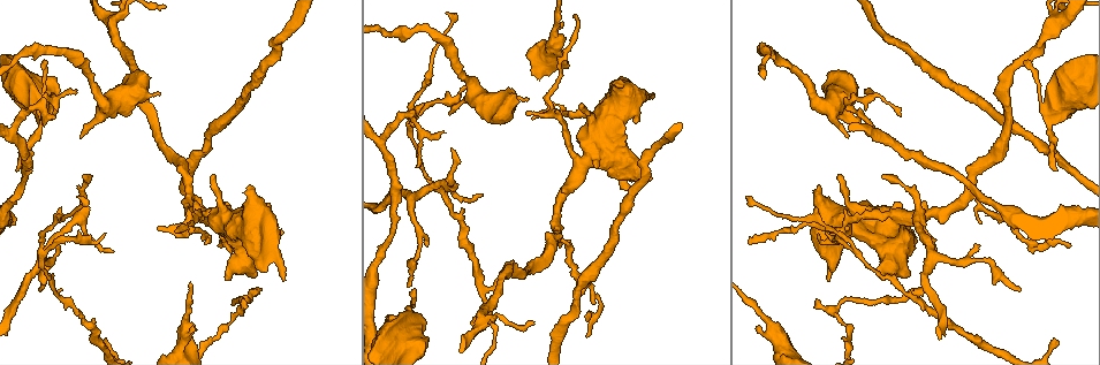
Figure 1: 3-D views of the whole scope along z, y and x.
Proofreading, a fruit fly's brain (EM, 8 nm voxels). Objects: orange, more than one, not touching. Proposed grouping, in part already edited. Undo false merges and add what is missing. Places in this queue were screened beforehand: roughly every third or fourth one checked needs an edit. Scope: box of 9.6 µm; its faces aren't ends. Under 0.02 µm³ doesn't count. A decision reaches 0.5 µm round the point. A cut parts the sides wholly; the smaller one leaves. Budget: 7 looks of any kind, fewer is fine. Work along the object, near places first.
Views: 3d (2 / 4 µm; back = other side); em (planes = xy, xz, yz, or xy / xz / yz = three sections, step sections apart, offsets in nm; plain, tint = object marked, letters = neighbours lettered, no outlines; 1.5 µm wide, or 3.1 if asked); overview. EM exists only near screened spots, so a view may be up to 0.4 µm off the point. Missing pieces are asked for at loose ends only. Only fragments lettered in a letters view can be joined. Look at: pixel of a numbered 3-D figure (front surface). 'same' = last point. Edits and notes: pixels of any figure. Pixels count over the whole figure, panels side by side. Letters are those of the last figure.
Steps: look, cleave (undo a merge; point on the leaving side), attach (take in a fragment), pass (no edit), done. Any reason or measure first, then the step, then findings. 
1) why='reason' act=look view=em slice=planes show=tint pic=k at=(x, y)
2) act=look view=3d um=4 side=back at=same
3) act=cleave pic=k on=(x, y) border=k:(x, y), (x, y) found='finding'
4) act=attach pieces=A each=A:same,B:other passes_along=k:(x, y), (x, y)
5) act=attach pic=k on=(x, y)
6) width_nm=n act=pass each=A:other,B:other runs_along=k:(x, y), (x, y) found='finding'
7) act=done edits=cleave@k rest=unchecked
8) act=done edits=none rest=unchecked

why='thick turns thin' act=look view=em slice=planes show=letters pic=1 at=(39, 128)

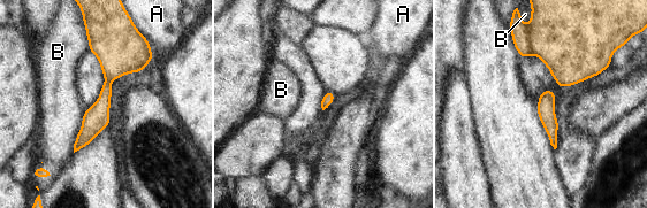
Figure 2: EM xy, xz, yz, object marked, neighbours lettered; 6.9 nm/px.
width_nm=80 longest_contact=B:300nm act=cleave pic=2 on=(519, 32) each=A:other,B:other found='a second neuron is stuck on'

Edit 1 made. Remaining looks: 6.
why='thin end' act=look view=3d um=2 pic=1 at=(979, 223)

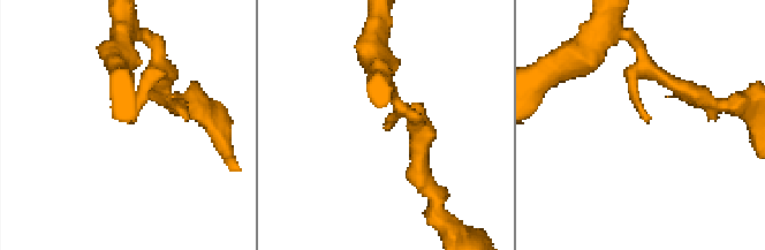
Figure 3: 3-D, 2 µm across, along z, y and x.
act=look view=em slice=planes show=letters pic=3 at=(647, 122)

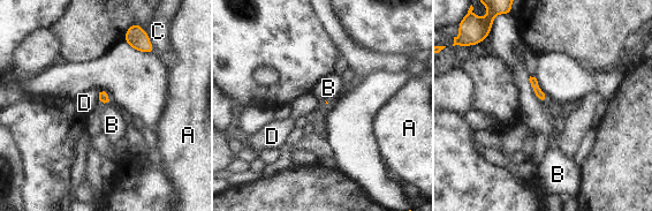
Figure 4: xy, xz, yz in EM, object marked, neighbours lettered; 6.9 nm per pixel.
act=pass each=A:other,B:other,C:other,D:other border=4:(529, 76), (532, 91), (543, 103) found='none of them fits'

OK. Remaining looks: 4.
why='tapers out' act=look view=em slice=planes show=tint pic=1 at=(259, 290)

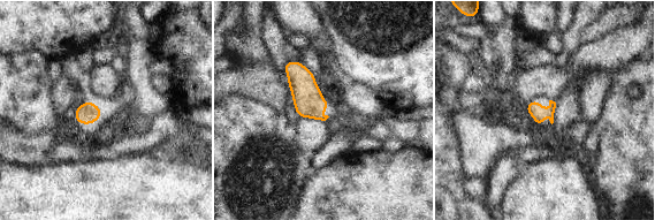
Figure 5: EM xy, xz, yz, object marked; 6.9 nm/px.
act=look view=em slice=planes show=letters at=same

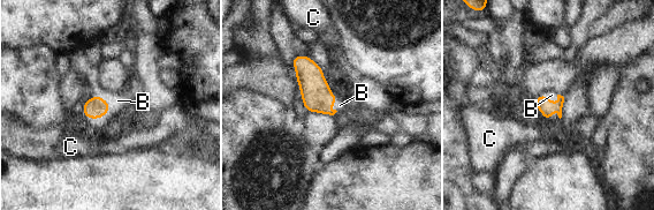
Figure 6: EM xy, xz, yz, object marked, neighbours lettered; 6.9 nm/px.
width_nm=120 act=attach pieces=B each=B:same,C:other passes_along=6:(94, 107), (98, 118), (118, 100) found='it goes on there'

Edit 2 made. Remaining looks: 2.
act=done edits=cleave@2,attach@6 rest=unchecked

